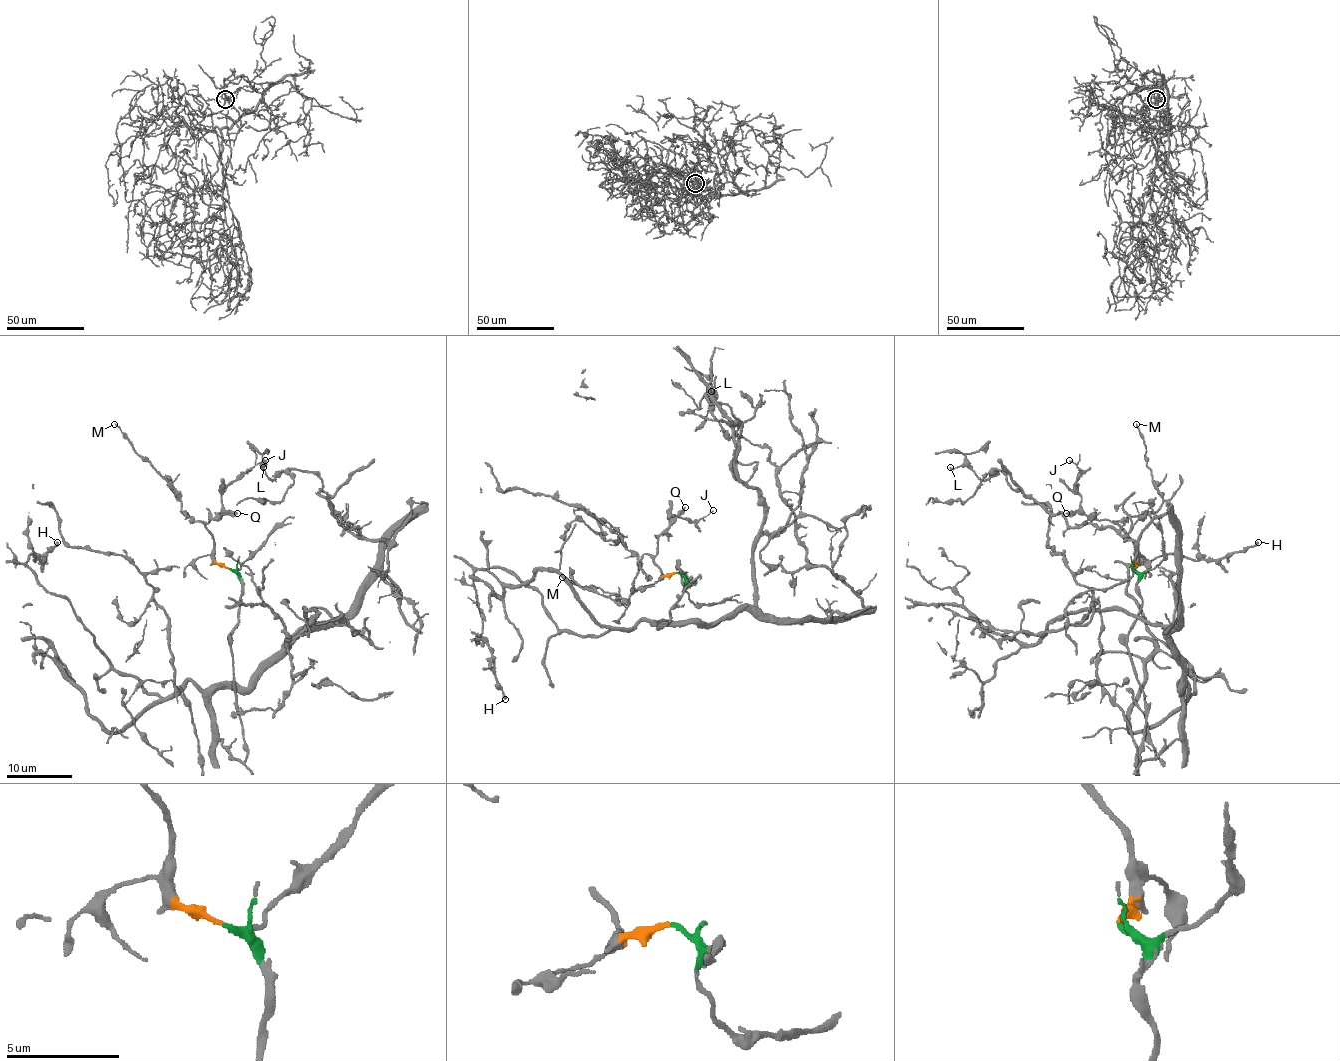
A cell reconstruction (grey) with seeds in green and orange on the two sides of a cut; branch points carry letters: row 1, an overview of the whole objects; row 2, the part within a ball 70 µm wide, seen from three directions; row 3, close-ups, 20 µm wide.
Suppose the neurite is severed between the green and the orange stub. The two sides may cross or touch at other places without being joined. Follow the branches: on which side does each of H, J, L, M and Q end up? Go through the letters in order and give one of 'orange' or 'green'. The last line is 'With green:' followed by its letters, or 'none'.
H: green
J: orange
L: green
M: orange
Q: orange
With green: H, L

